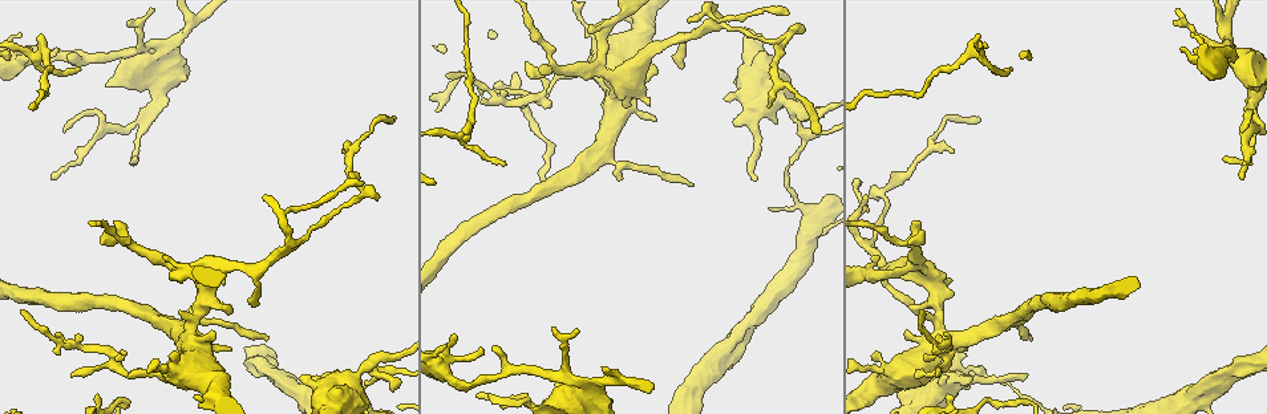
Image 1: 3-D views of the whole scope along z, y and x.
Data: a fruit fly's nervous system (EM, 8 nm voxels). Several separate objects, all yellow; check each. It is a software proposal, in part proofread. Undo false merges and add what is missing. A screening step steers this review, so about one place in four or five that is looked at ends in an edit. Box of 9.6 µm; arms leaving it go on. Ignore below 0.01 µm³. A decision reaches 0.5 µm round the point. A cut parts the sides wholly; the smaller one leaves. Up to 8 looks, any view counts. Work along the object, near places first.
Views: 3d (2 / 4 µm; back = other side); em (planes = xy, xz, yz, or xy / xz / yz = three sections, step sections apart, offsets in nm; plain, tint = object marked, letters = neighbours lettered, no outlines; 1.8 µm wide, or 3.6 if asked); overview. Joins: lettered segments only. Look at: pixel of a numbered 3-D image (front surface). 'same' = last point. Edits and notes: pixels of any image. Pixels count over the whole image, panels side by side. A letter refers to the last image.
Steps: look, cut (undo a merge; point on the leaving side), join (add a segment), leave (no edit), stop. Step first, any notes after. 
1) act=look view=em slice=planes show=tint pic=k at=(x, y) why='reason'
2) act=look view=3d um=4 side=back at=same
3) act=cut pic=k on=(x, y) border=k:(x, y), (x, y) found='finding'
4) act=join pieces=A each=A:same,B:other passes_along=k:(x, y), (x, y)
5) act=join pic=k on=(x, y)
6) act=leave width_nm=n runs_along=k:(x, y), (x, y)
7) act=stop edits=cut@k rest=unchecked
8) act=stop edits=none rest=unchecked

act=look view=em slice=planes show=letters pic=1 at=(65, 131) why='branch stops here'

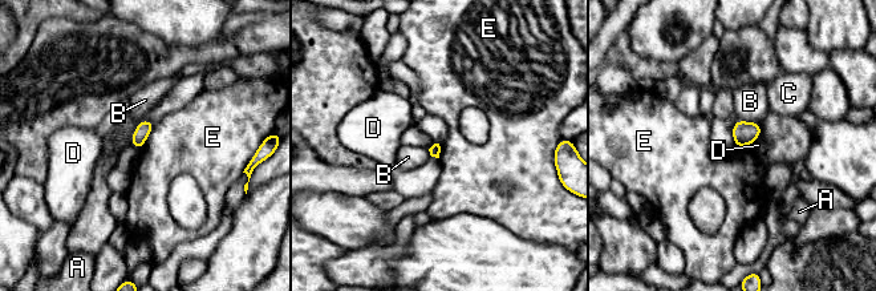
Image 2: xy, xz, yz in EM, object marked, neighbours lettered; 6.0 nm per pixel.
act=leave each=A:other,B:other,C:other,D:other,E:other border=2:(157, 124), (140, 150) found='none of them fits'

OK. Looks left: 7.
act=look view=em slice=xy step=8 show=tint pic=1 at=(569, 384) why='looks like a crossing'

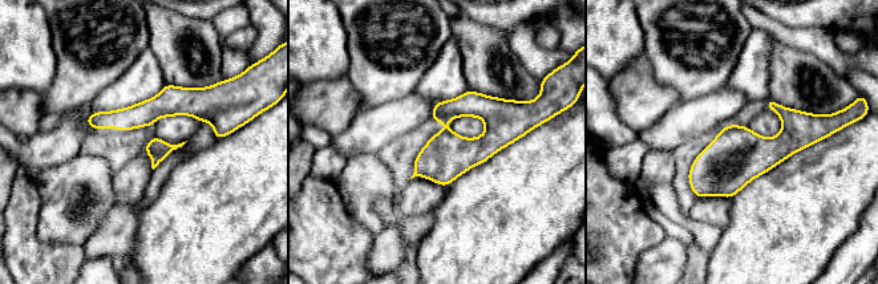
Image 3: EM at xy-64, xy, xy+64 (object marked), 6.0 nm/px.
act=look view=em slice=planes show=tint at=same why='another direction'

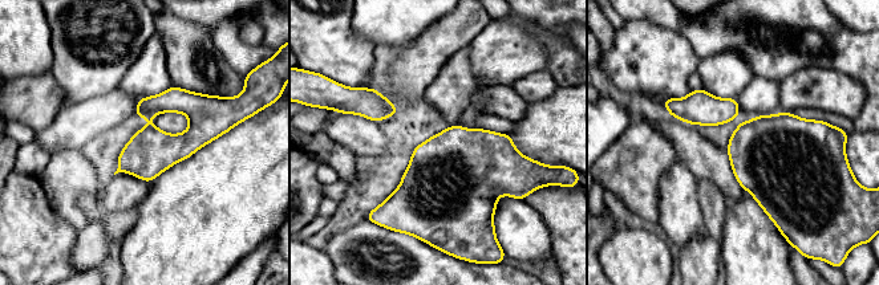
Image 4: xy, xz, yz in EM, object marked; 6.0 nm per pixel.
act=look view=em slice=planes show=letters at=same why='what lies round it'

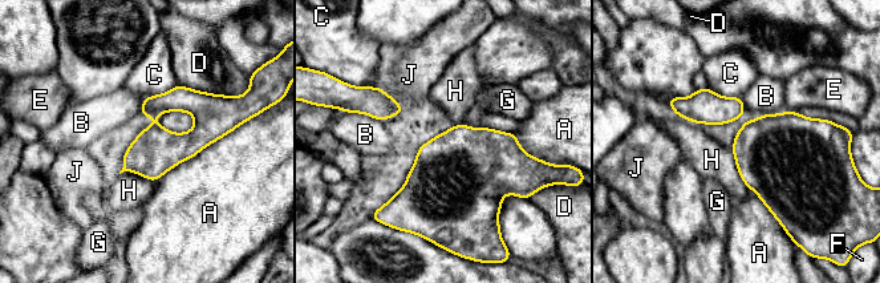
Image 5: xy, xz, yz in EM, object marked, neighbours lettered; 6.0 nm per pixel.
act=leave each=A:other,B:other,C:other,D:other,E:other,F:other,G:other,H:other,J:other border=5:(730, 149), (738, 176), (747, 189) found='all the same neuron'

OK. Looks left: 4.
act=look view=3d um=2 pic=1 at=(35, 55) why='arms part here'

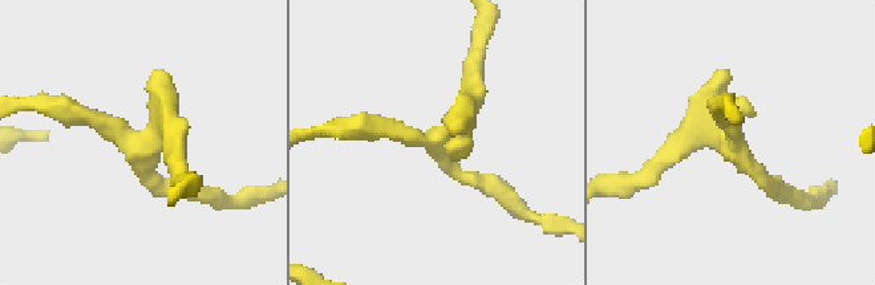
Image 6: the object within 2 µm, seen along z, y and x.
act=look view=em slice=xz step=8 show=tint pic=6 at=(447, 131) why='shape alone is not enough'

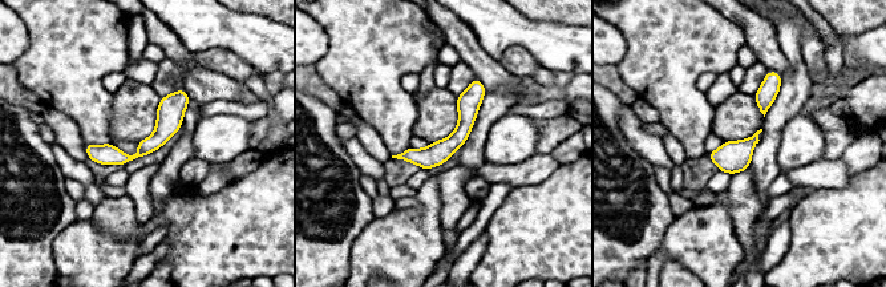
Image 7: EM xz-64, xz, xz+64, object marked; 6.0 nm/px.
act=look view=em slice=planes show=letters at=same

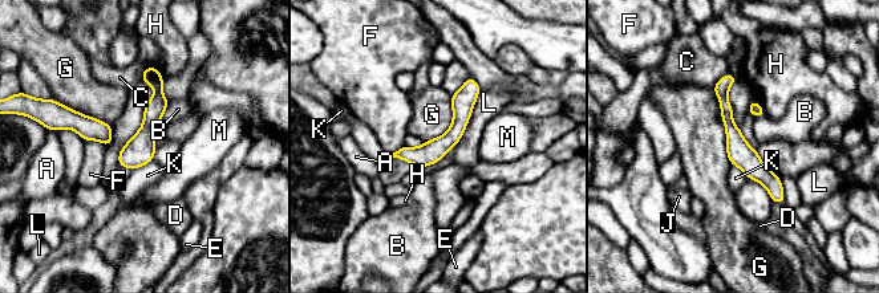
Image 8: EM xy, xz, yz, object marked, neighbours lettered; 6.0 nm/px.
act=leave each=A:other,B:other,C:other,D:other,E:other,F:other,G:other,H:other,J:other,K:other,L:other,M:other border=8:(711, 89), (717, 97), (730, 163) found='continuous, no second neuron'

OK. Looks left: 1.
act=stop edits=none rest=unchecked

